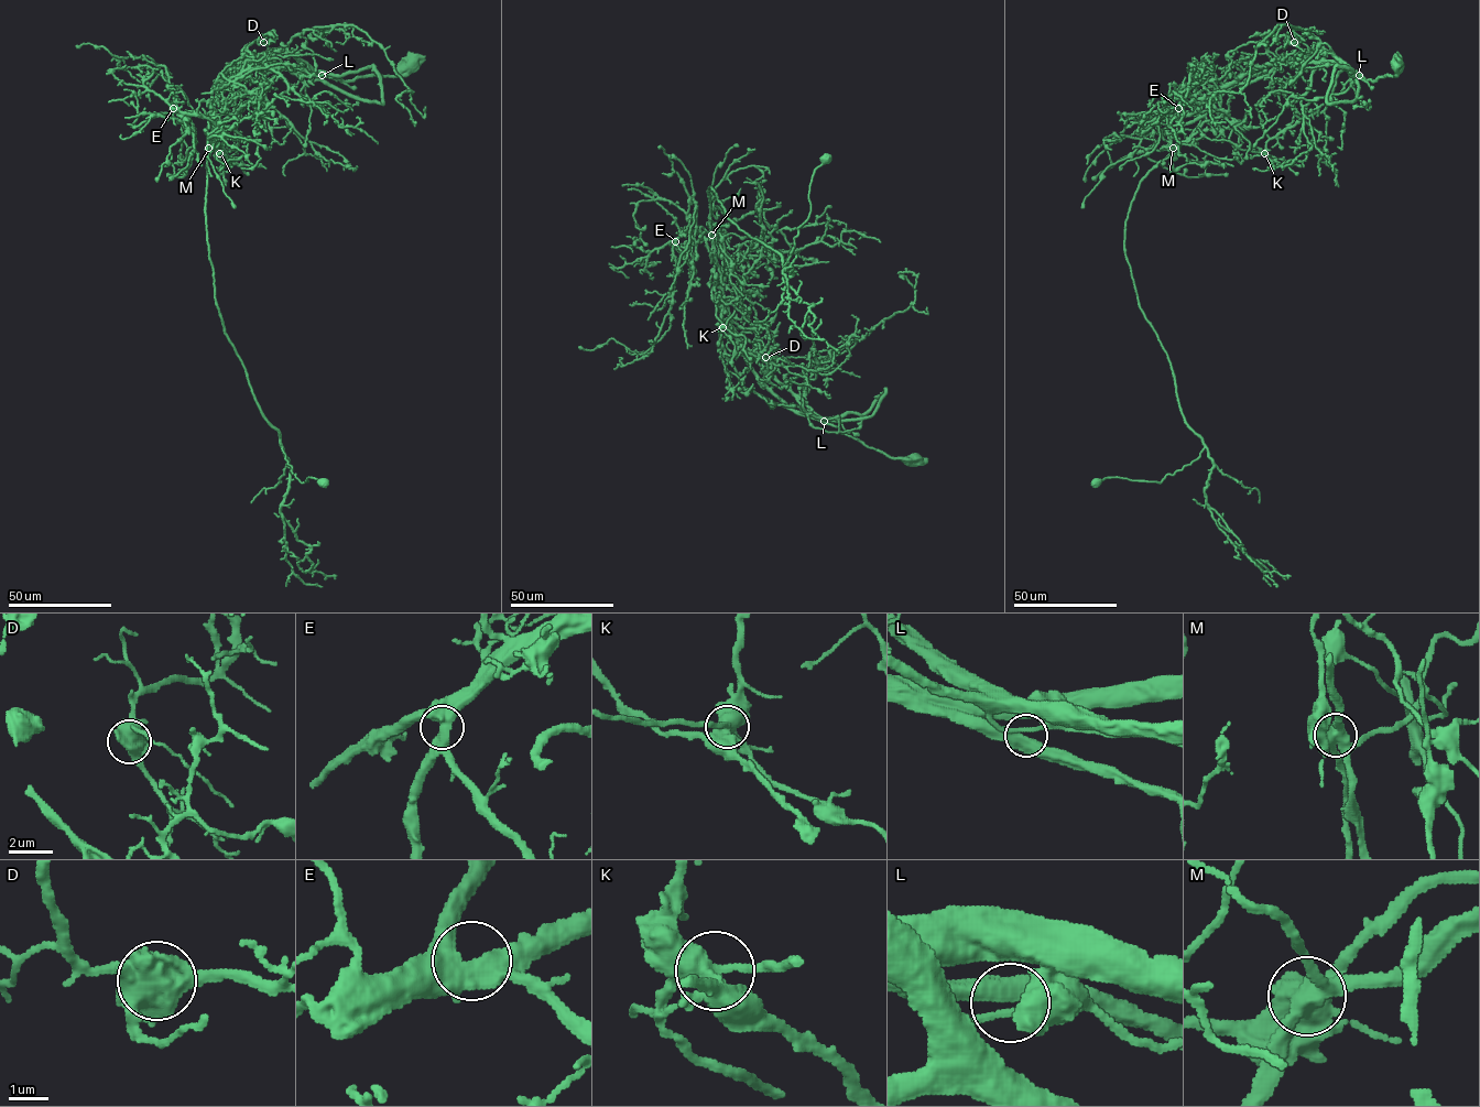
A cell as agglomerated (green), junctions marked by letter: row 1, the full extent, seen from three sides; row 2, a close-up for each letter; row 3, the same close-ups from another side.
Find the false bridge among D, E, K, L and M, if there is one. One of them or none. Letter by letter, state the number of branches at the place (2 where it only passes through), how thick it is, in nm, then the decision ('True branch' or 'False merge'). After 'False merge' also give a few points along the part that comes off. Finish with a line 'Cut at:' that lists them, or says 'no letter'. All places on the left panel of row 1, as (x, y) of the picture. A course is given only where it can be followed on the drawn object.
D: Branches: 5. Thickness 700 nm. True branch
E: Branches: 3. Thickness 500 nm. True branch
K: Branches: 5. Thickness 500 nm. True branch
L: Branches: 4. Thickness 440 nm. True branch
M: Branches: 6. Thickness 550 nm. False merge. Course of the part to remove: (208, 148), (206, 229), (224, 330), (278, 430), (290, 469), (281, 514), (311, 549), (306, 571), (336, 575)
Cut at: M

